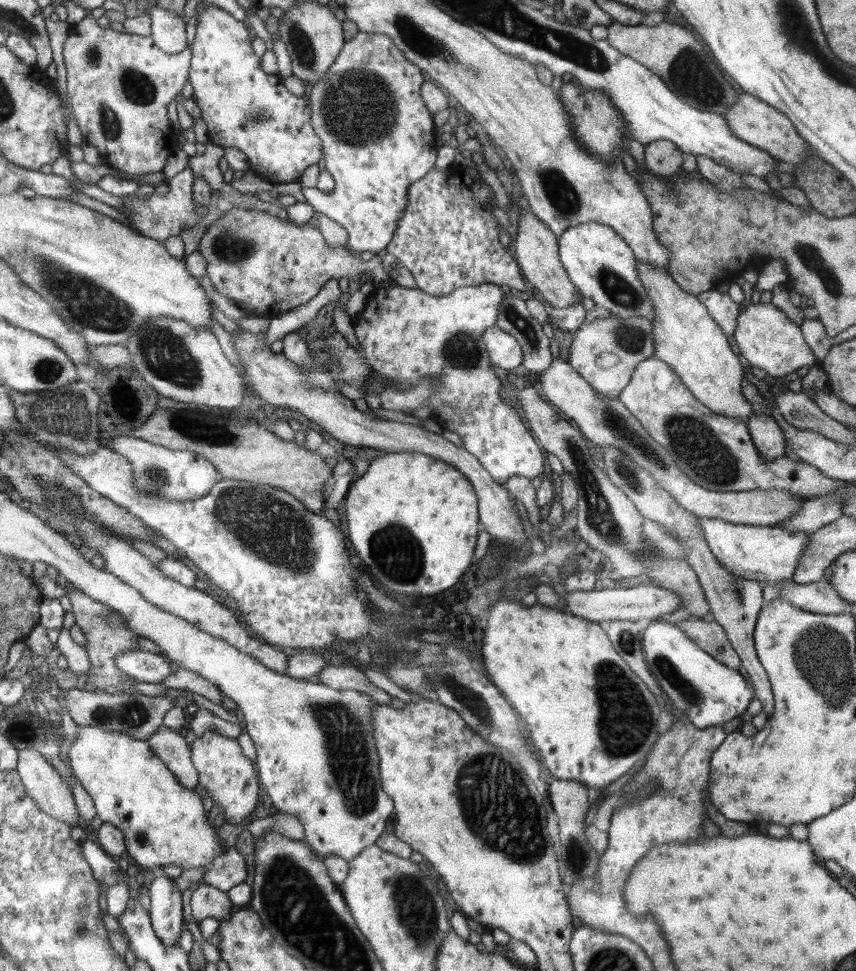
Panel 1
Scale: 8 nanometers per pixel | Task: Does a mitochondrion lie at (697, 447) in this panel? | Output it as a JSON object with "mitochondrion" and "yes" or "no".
{"mitochondrion":"yes"}

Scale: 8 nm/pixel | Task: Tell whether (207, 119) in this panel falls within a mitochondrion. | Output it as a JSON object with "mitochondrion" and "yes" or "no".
{"mitochondrion":"no"}

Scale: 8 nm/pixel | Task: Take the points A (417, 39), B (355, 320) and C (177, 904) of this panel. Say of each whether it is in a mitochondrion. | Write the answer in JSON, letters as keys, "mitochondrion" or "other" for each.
{"A":"mitochondrion","B":"other","C":"other"}

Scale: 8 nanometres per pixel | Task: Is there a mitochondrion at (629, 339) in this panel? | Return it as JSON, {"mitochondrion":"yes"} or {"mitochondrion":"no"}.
{"mitochondrion":"yes"}

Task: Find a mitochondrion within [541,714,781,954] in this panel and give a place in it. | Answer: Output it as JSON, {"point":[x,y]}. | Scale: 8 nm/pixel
{"point":[577,855]}

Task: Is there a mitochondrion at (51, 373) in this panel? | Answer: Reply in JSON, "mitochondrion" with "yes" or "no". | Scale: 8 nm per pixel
{"mitochondrion":"yes"}

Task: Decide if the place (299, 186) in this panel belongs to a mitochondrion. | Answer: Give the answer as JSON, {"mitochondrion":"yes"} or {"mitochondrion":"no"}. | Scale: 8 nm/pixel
{"mitochondrion":"no"}

